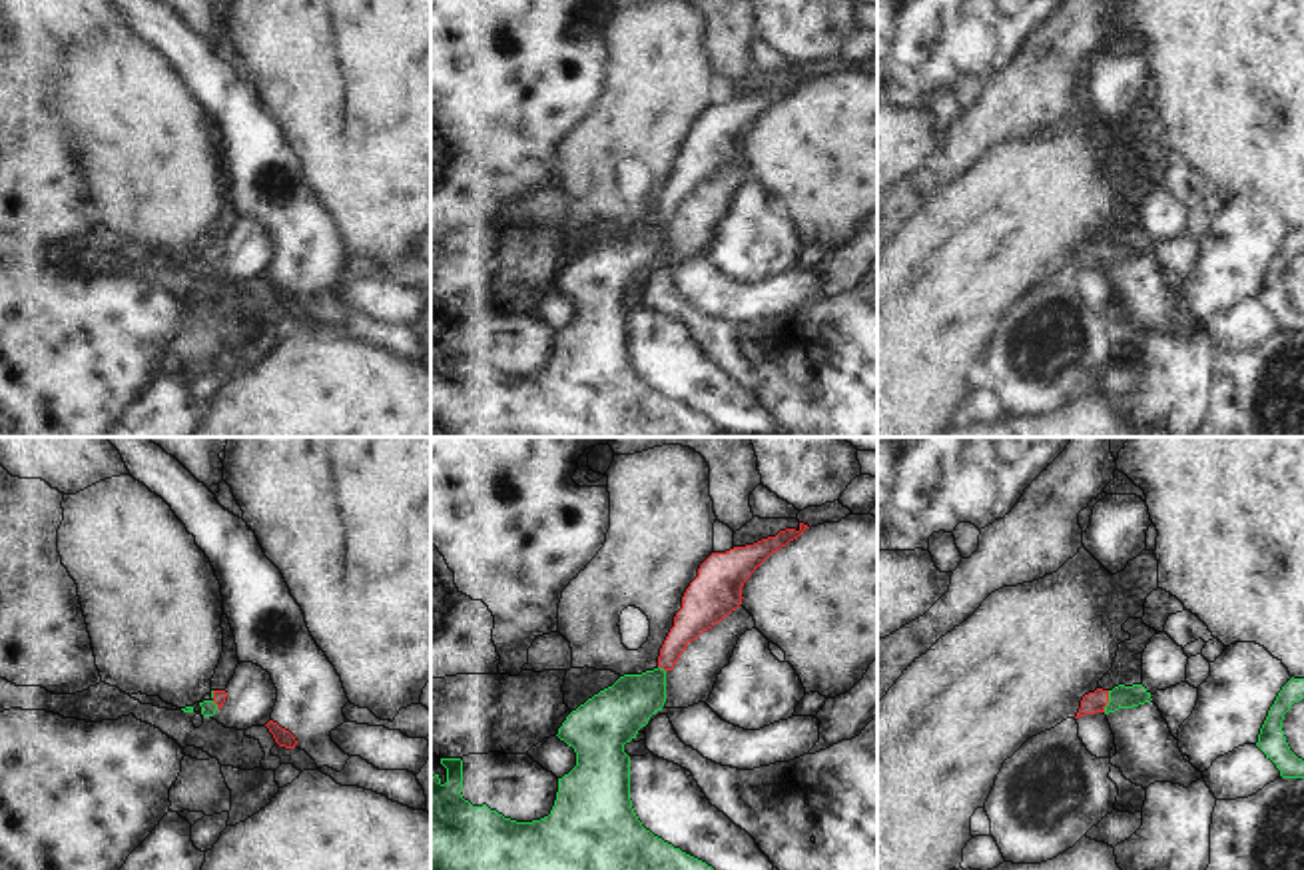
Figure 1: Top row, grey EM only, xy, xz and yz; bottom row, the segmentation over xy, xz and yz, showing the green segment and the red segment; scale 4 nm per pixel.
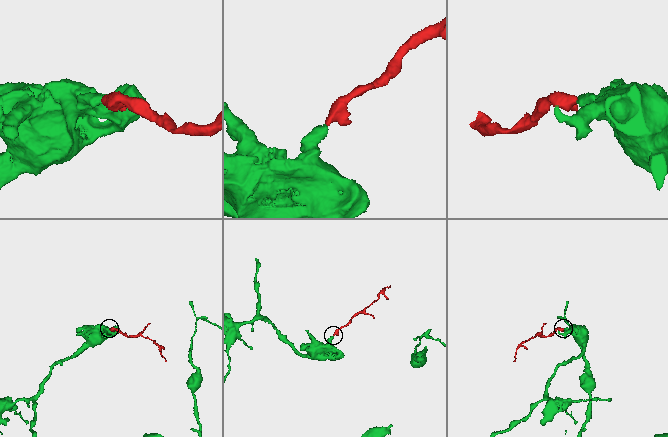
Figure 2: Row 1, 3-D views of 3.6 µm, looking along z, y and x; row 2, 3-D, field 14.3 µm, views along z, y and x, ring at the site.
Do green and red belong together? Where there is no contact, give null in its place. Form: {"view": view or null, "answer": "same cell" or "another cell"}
{"view": "yz", "answer": "same cell"}

